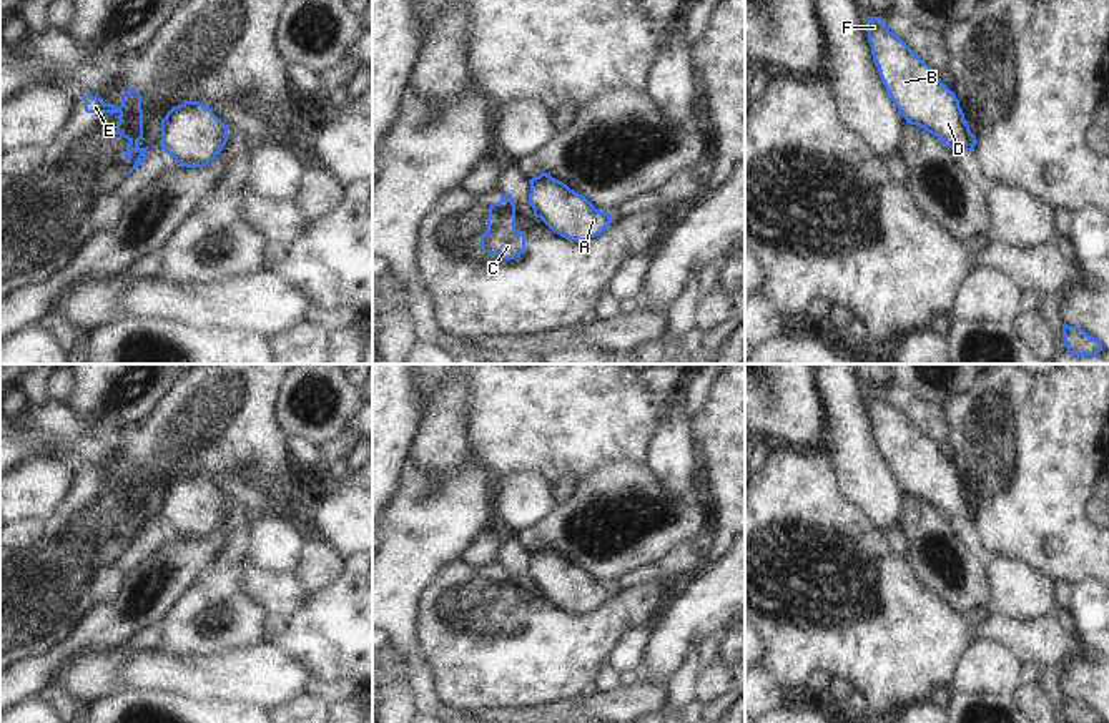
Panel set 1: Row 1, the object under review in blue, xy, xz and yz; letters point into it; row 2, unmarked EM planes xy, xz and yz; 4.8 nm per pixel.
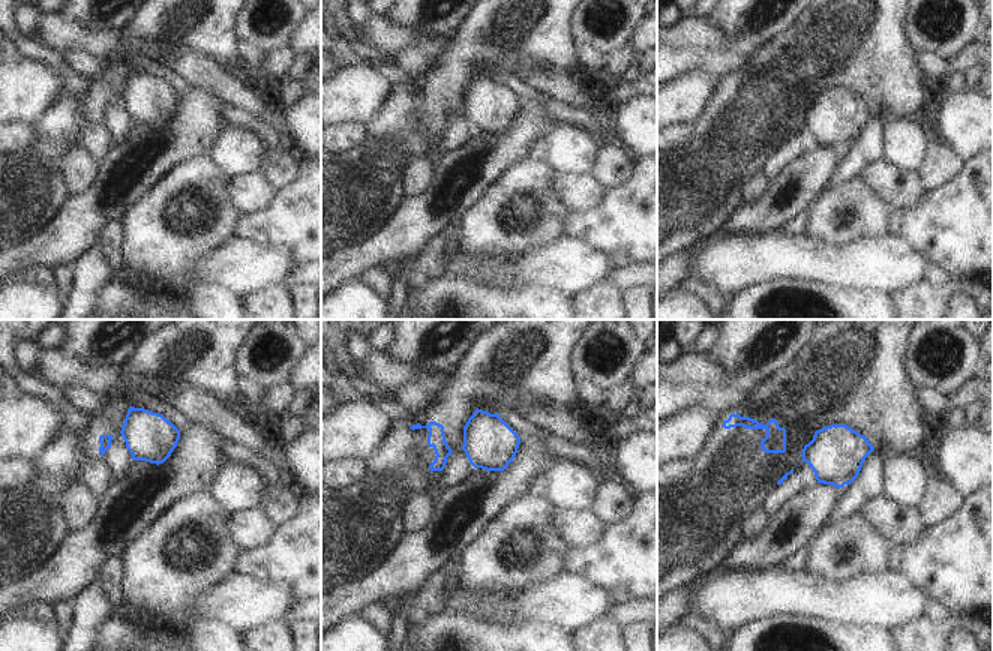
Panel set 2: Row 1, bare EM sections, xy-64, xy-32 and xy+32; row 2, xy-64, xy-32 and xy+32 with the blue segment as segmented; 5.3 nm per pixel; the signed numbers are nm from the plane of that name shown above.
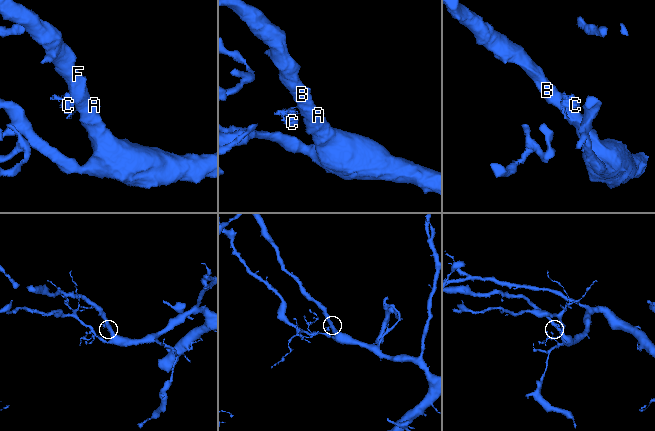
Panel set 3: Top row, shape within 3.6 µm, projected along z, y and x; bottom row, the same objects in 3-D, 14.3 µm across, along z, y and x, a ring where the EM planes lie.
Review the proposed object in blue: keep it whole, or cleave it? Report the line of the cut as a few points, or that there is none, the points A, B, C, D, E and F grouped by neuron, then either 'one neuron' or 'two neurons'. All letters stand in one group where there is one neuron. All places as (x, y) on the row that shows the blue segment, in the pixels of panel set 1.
xy (165, 118), (165, 132), (162, 135) | A B D F / C E | two neurons

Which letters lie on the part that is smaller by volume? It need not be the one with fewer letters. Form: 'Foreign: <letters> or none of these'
Foreign: C, E

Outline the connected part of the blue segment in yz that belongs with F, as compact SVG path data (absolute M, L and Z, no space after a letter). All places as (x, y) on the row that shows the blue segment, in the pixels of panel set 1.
M868 15L866 32L881 81L906 123L938 136L958 155L974 151L974 135L966 128L954 91L886 28L881 17Z

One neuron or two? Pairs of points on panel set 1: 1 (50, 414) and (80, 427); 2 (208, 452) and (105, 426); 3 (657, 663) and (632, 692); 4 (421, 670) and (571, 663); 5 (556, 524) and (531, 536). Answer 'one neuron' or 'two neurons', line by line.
1: one neuron
2: two neurons
3: two neurons
4: two neurons
5: one neuron

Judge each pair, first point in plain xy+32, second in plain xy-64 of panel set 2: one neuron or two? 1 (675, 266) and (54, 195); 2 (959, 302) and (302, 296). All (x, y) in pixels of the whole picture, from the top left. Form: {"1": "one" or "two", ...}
{"1": "two", "2": "one"}

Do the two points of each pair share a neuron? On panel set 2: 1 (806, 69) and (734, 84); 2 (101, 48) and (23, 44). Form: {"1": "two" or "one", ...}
{"1": "one", "2": "two"}

